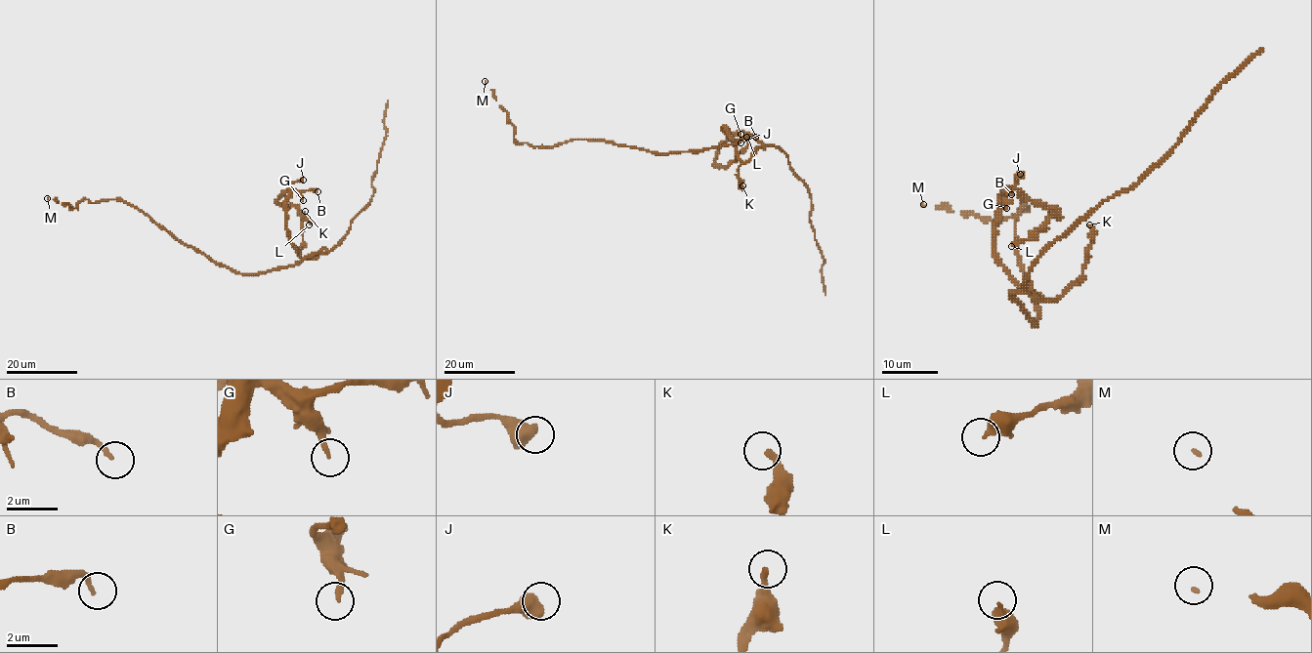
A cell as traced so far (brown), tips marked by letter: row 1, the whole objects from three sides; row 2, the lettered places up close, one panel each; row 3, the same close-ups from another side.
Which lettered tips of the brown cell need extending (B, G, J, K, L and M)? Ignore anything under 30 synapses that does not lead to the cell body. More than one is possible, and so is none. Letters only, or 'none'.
none

